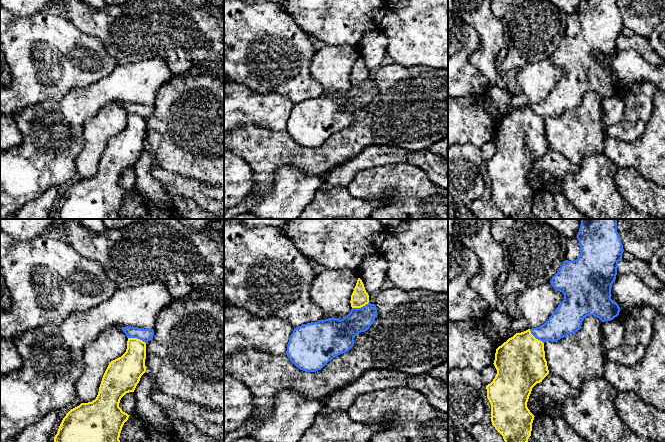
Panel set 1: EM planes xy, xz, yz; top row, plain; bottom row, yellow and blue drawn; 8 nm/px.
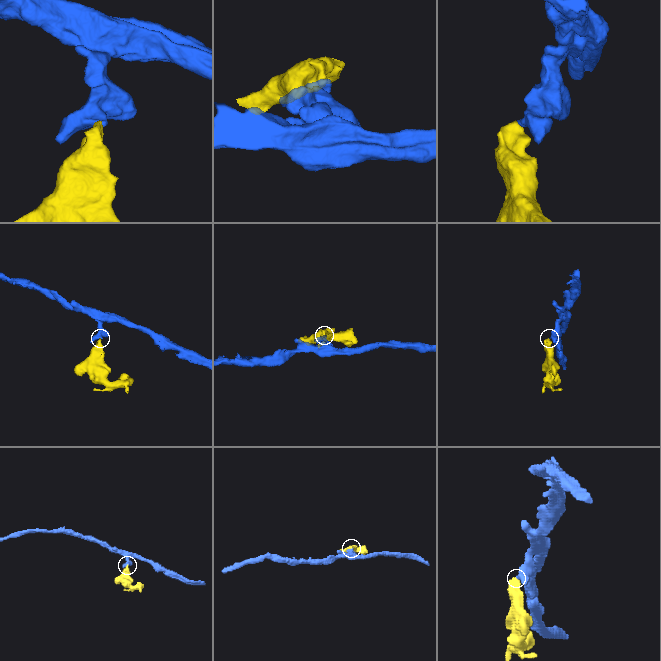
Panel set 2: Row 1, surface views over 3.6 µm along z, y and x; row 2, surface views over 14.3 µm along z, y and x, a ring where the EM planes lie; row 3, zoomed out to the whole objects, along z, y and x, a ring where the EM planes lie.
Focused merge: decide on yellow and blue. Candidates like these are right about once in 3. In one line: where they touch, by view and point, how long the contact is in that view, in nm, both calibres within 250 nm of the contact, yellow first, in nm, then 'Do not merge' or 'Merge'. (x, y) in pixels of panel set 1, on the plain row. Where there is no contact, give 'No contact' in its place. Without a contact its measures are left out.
Touches yellow at xy (136, 114). Shared border 150 nm. Thickness 240 nm (yellow) against 100 nm. Do not merge

